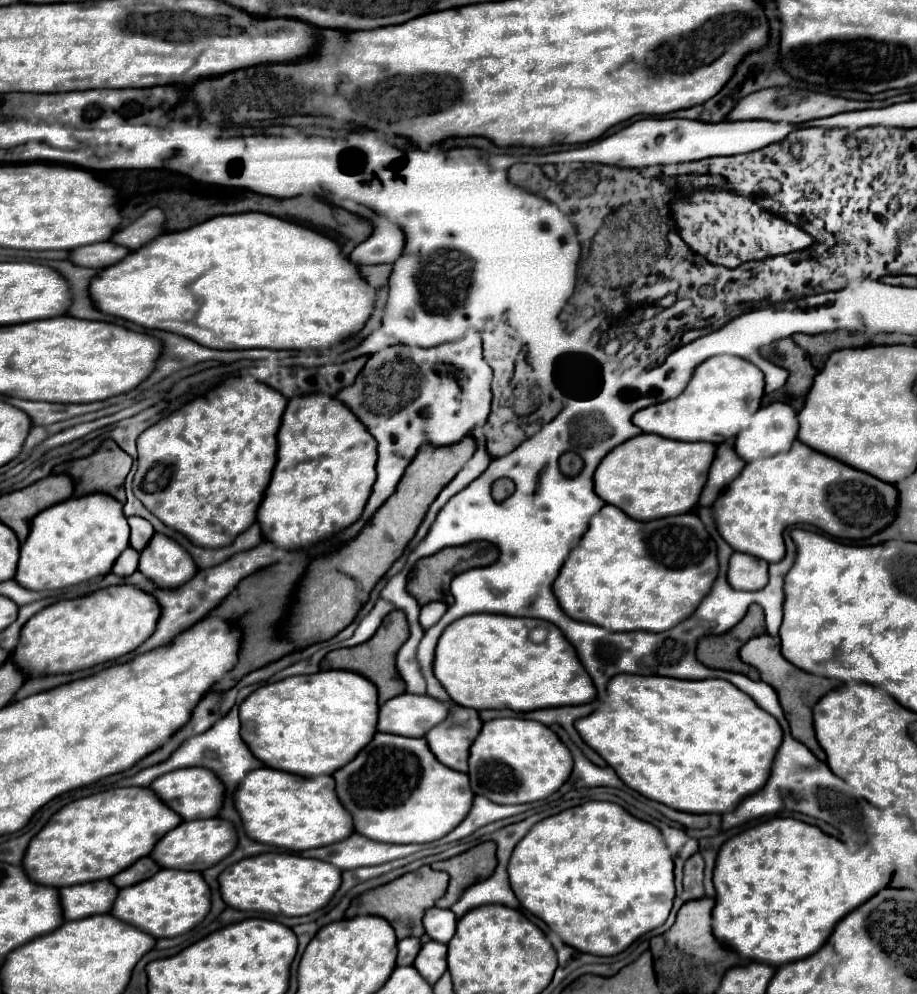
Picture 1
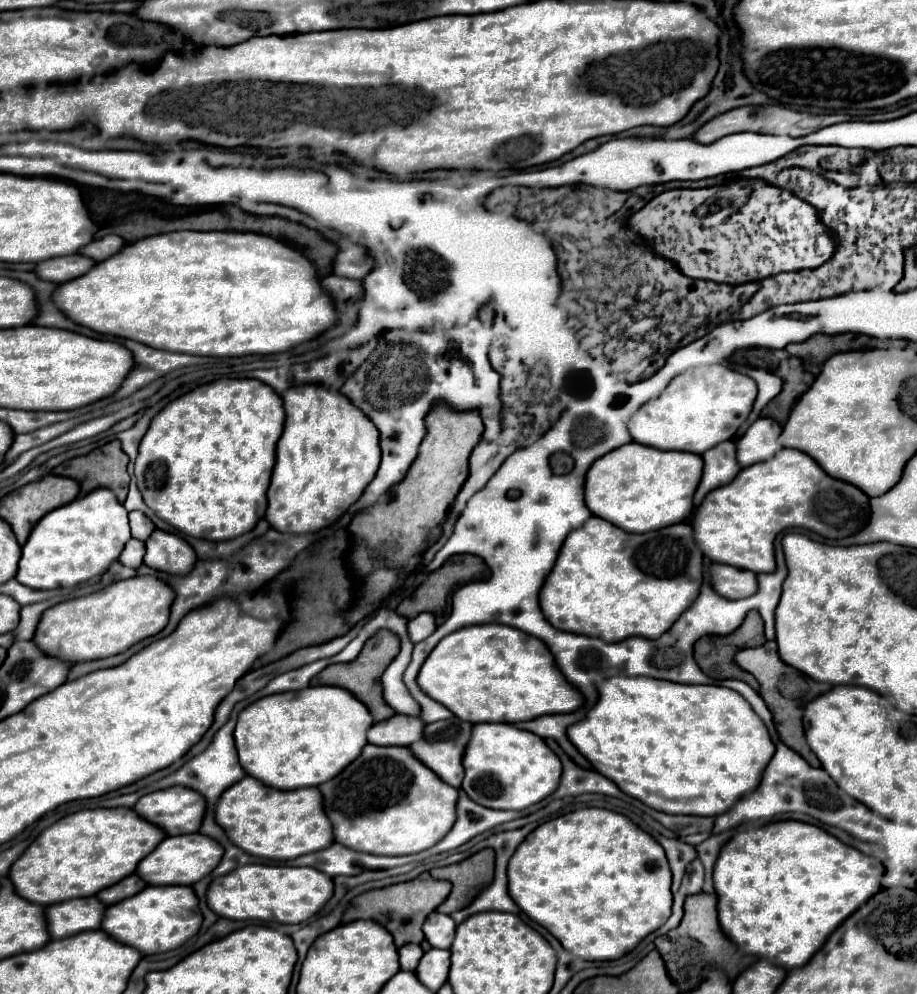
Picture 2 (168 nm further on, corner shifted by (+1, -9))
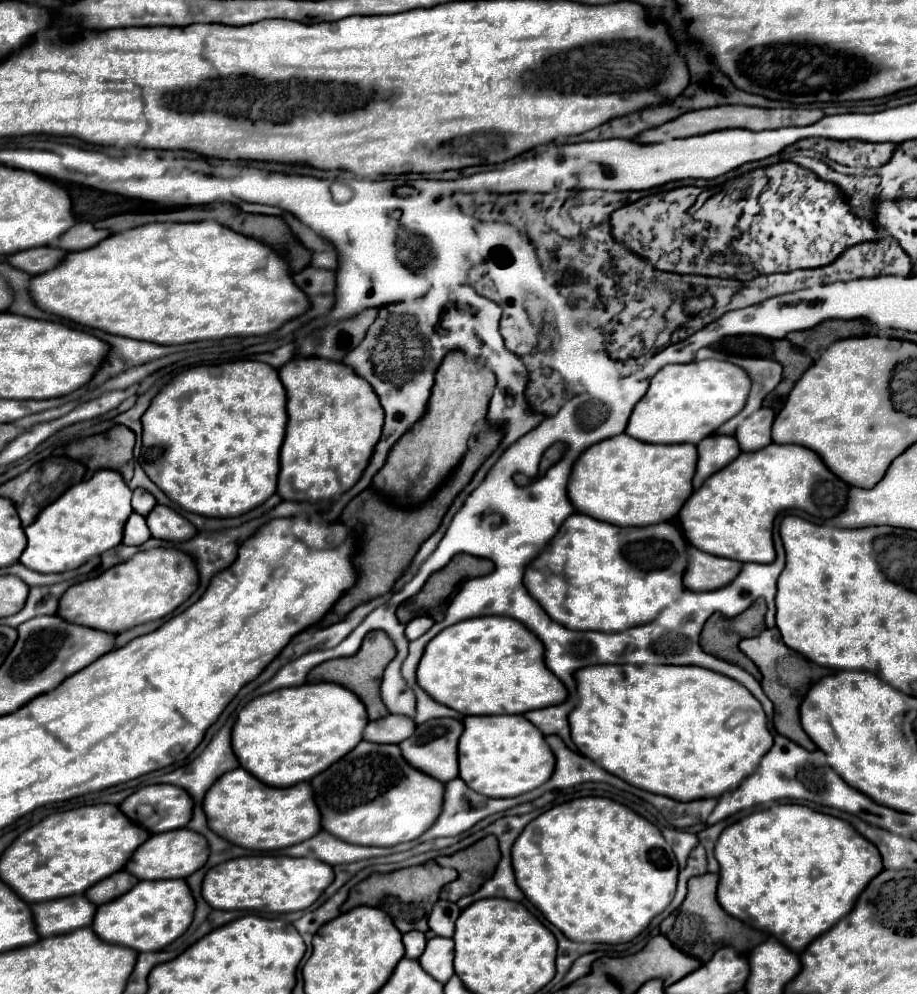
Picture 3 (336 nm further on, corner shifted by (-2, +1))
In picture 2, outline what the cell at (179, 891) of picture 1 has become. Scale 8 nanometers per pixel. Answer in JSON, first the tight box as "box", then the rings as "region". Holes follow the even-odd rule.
{"box":[102,885,202,955],"region":[[[150,885],[138,895],[132,895],[120,903],[108,905],[104,913],[102,929],[116,941],[136,947],[144,955],[172,951],[184,945],[200,931],[202,913],[198,897],[192,887],[184,885]]]}

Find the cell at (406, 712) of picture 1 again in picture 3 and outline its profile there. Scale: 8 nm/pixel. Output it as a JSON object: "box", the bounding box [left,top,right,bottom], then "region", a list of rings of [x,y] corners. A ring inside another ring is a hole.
{"box":[363,715,415,743],"region":[[[387,715],[377,721],[369,721],[369,725],[363,731],[363,739],[371,743],[399,743],[415,731],[415,723],[409,717],[395,717]]]}

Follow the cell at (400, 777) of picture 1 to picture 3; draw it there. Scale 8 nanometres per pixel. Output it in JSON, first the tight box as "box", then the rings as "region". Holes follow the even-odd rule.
{"box":[311,741,445,847],"region":[[[361,741],[343,759],[339,759],[329,769],[313,777],[311,787],[321,813],[323,829],[327,829],[341,841],[375,847],[393,847],[397,843],[413,841],[419,835],[423,835],[439,817],[445,793],[445,785],[439,785],[439,781],[435,781],[433,777],[427,777],[425,773],[411,769],[411,765],[403,761],[397,745],[375,745],[369,741]]]}

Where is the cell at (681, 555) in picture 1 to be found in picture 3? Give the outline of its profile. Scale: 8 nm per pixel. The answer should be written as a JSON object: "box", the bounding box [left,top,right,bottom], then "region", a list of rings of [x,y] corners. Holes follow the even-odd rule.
{"box":[523,513,687,631],"region":[[[573,513],[539,557],[527,565],[523,583],[543,611],[567,629],[625,631],[653,621],[681,597],[685,549],[687,541],[673,523],[631,531]]]}

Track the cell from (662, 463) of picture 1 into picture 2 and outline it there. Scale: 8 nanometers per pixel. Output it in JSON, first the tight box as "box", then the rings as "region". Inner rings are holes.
{"box":[586,443,702,533],"region":[[[626,443],[600,457],[586,475],[586,505],[594,515],[632,533],[658,531],[672,523],[684,523],[692,515],[692,497],[702,479],[702,455],[686,451],[660,451],[656,447]]]}

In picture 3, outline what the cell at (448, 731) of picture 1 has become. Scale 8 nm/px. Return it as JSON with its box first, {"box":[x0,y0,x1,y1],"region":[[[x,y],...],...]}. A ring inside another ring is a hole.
{"box":[399,719,463,783],"region":[[[439,719],[439,721],[427,721],[423,725],[417,725],[415,733],[399,743],[403,759],[417,771],[427,773],[429,777],[447,783],[459,775],[457,769],[457,741],[461,737],[463,723],[457,719]]]}

